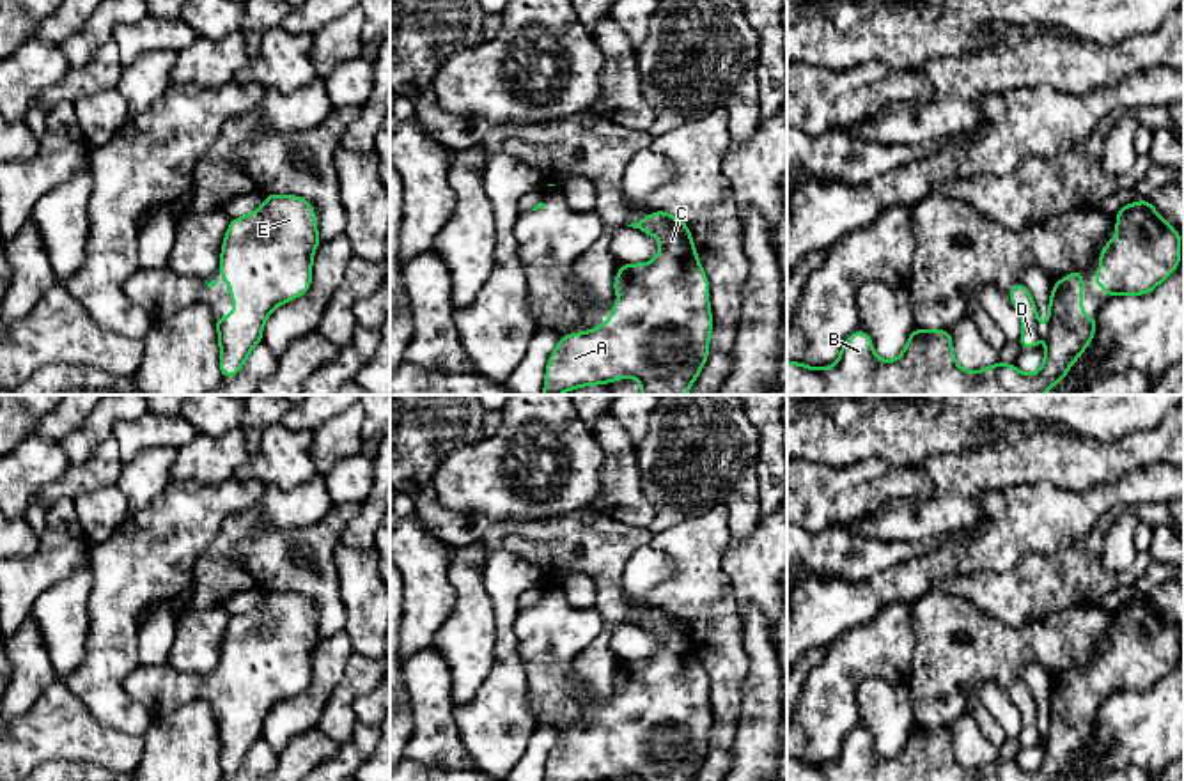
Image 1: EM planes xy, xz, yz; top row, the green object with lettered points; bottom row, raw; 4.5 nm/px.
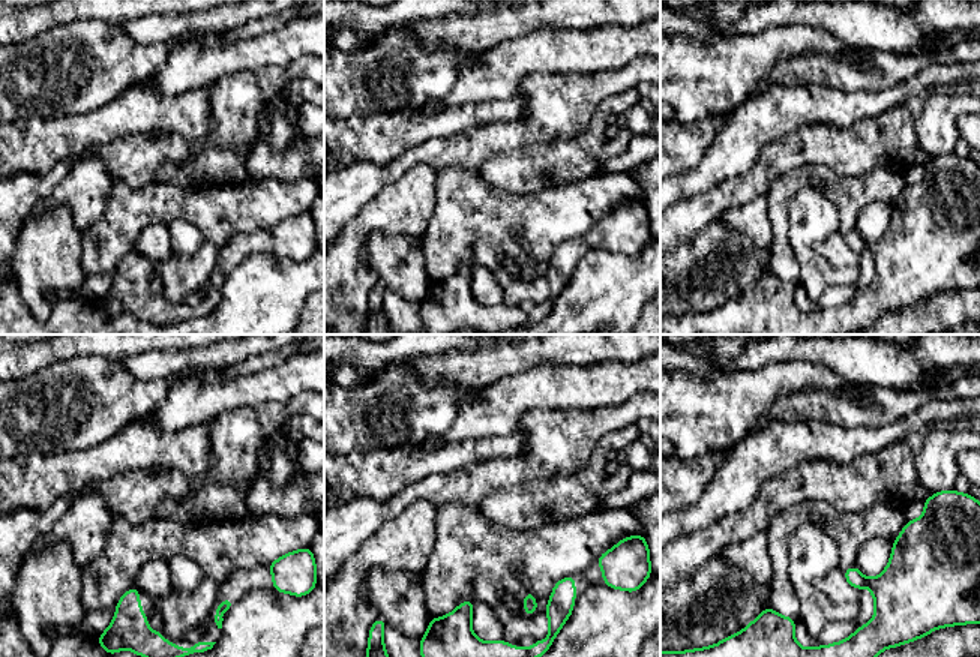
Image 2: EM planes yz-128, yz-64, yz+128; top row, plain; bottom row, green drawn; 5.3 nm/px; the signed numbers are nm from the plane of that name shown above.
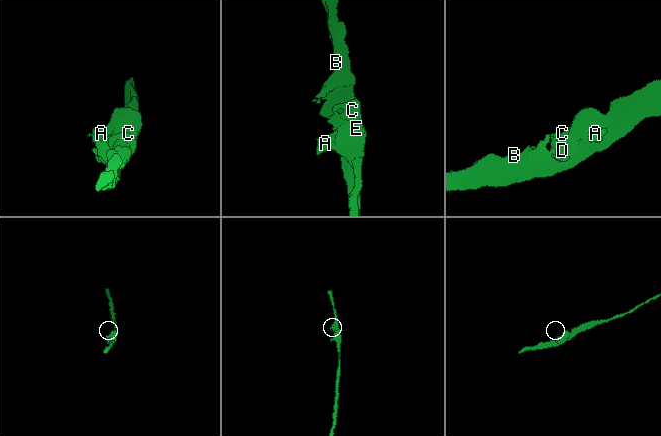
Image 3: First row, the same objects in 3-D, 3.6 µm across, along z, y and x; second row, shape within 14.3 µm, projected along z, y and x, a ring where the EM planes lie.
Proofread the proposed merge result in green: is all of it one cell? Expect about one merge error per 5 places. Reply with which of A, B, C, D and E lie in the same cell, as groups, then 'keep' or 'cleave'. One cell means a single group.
A B C D E; keep

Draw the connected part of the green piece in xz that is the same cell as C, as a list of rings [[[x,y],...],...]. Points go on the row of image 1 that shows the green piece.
[[[654,211],[627,227],[654,236],[661,244],[661,251],[652,262],[620,266],[613,282],[613,294],[622,299],[611,305],[611,317],[604,324],[585,333],[560,336],[546,365],[542,395],[558,395],[580,386],[610,384],[622,377],[638,379],[642,395],[686,395],[702,372],[709,354],[713,315],[709,308],[709,282],[697,257],[689,227],[665,211]]]

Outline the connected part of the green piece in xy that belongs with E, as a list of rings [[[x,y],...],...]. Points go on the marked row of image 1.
[[[264,195],[264,205],[241,218],[232,218],[222,246],[222,271],[236,310],[229,317],[214,317],[220,340],[220,372],[223,379],[234,377],[252,349],[262,340],[262,326],[268,315],[285,301],[303,296],[312,285],[312,257],[321,239],[317,236],[315,213],[310,202],[294,195]]]

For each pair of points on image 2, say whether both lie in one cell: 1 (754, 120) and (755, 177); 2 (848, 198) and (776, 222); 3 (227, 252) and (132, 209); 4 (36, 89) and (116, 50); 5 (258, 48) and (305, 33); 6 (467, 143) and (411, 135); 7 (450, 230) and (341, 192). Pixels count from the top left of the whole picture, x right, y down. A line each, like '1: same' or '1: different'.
1: different
2: same
3: different
4: same
5: same
6: different
7: different

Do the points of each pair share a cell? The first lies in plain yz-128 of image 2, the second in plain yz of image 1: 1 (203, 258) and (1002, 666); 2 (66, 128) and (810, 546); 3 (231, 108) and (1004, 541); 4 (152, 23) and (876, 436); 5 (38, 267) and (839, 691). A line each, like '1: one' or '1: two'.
1: one
2: one
3: one
4: one
5: two

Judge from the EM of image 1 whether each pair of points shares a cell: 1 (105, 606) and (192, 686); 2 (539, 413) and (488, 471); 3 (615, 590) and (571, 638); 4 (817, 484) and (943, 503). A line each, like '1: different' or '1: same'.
1: different
2: same
3: different
4: different

